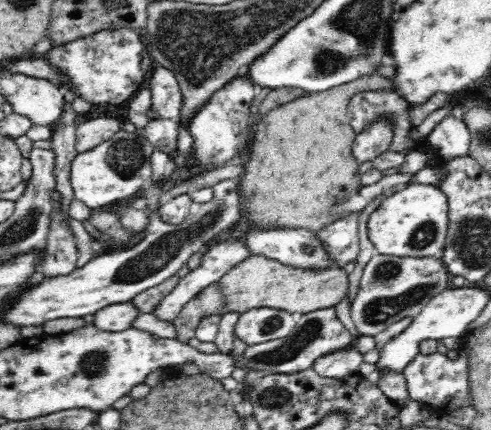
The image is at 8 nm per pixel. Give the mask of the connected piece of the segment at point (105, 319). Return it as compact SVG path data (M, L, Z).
M134 301L109 304L96 311L92 324L103 331L122 332L132 328L134 320L140 316L142 312L134 305Z

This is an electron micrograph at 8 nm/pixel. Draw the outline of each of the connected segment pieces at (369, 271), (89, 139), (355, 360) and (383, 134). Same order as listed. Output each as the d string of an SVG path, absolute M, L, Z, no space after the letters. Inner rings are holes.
M374 255L362 268L356 296L351 302L351 319L357 332L376 336L404 316L415 317L431 298L448 288L452 276L440 258L395 258Z
M98 117L88 119L76 129L76 151L89 151L91 148L106 142L110 136L121 130L123 119L114 117Z
M350 345L345 349L335 350L313 360L311 369L326 378L341 379L346 375L357 372L364 362L364 353L356 345Z
M376 122L366 128L362 134L357 134L353 140L351 155L356 164L372 162L382 152L389 150L391 143L391 126L387 122Z

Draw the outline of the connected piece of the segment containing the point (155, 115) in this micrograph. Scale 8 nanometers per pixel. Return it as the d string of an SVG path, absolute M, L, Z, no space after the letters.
M162 66L157 67L147 81L152 95L149 116L151 120L172 120L179 122L182 106L182 92L175 76Z

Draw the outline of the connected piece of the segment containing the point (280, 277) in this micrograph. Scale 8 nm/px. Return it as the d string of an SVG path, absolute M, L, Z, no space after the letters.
M264 255L244 259L218 280L226 293L226 312L242 314L251 308L275 308L295 315L332 308L346 294L348 275L343 268L298 268Z

